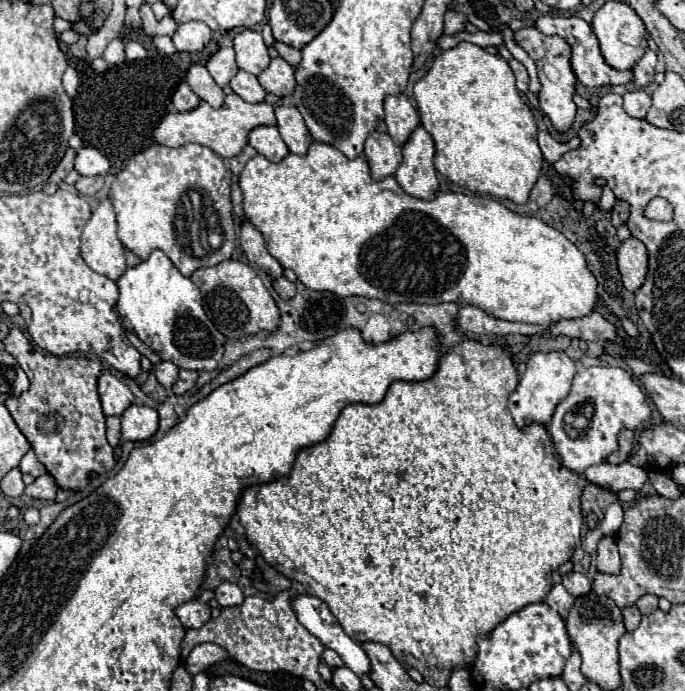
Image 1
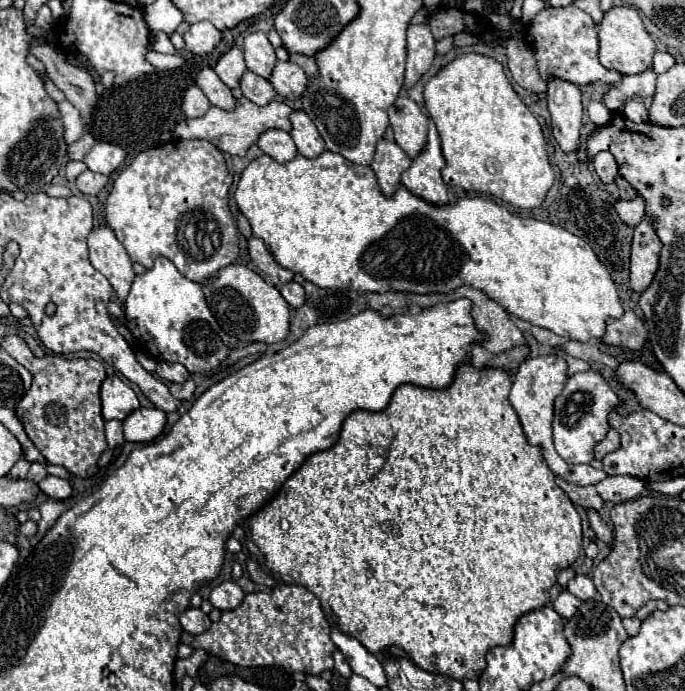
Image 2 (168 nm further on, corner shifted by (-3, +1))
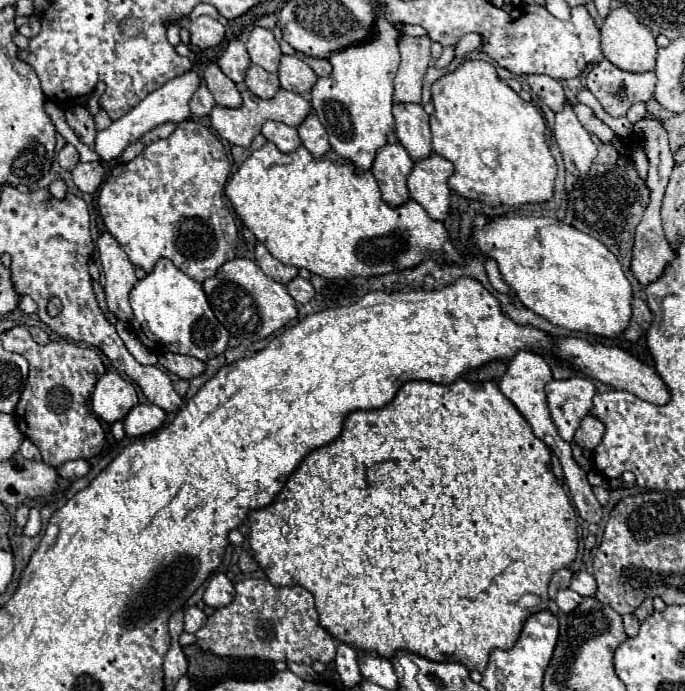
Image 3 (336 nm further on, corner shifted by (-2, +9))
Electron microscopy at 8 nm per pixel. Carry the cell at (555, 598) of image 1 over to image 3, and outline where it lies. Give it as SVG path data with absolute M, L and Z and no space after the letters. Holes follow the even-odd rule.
M567 588L567 590L559 590L559 592L557 592L555 602L557 602L559 610L567 614L567 612L573 612L573 610L583 602L583 598L581 598L577 592L571 592L571 590Z

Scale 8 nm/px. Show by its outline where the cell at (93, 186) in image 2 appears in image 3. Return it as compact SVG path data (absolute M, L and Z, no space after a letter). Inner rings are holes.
M79 162L73 170L73 182L81 192L95 192L103 182L101 162Z

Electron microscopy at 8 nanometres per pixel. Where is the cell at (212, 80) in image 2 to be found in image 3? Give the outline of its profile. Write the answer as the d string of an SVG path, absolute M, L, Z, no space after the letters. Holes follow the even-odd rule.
M217 64L207 66L203 78L205 78L205 84L211 90L215 102L219 106L225 106L225 108L237 108L237 106L241 106L241 94L235 88L235 82L231 78L227 78Z

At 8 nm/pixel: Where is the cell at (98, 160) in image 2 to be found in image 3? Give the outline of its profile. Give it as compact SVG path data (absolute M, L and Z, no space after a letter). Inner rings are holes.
M189 70L169 82L165 82L161 88L157 88L155 92L151 92L145 100L141 100L129 114L125 114L123 118L115 120L109 128L97 132L97 140L95 140L95 152L101 156L103 162L109 162L109 160L115 160L117 156L121 156L121 152L135 144L137 140L143 138L143 134L147 134L151 128L159 126L159 124L165 124L165 122L173 122L173 124L179 124L183 120L187 120L191 116L191 110L189 110L189 100L191 96L195 94L195 90L199 88L201 80L197 76L195 70Z

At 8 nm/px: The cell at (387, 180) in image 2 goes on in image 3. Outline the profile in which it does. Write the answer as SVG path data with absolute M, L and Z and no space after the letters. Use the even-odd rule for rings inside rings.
M385 144L379 148L371 172L381 188L381 198L387 206L401 206L409 200L407 176L411 170L413 160L401 144Z

